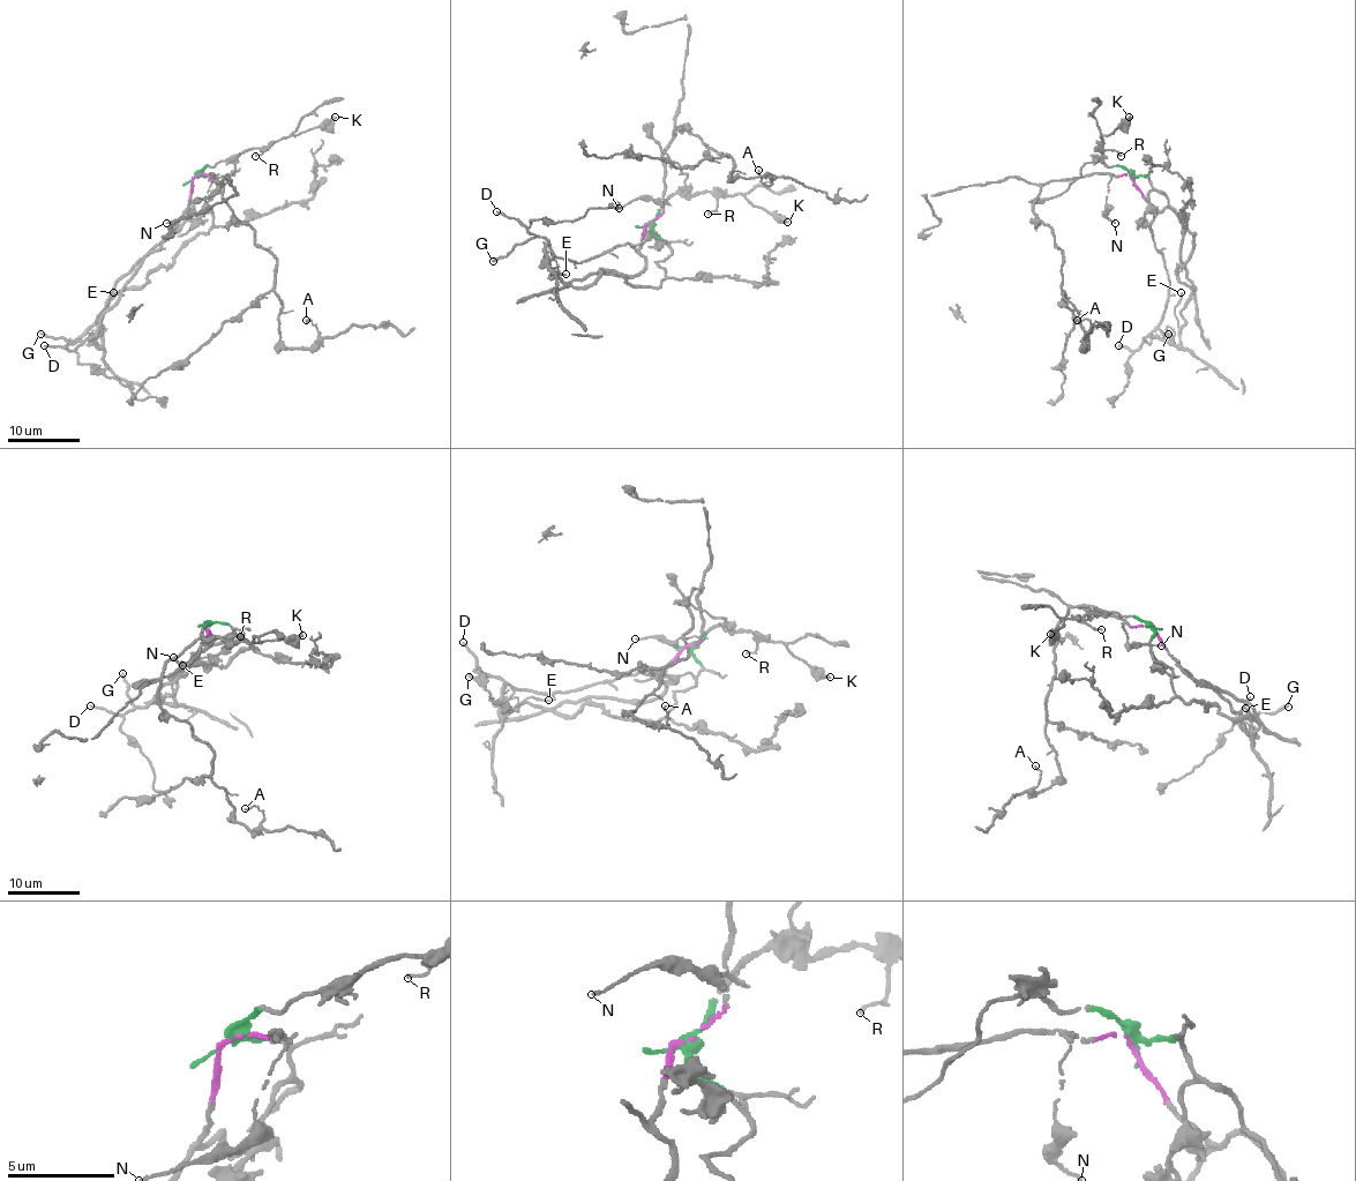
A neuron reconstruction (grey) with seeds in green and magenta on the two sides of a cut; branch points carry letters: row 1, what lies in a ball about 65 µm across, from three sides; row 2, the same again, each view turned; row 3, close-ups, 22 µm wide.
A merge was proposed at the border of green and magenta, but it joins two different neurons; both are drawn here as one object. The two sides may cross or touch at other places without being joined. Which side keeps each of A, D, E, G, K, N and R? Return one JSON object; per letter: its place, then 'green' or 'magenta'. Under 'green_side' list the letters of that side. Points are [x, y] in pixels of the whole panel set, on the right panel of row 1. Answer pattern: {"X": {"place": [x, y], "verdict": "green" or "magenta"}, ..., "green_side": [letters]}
{"A": {"place": [1077, 320], "verdict": "magenta"}, "D": {"place": [1118, 345], "verdict": "magenta"}, "E": {"place": [1181, 292], "verdict": "green"}, "G": {"place": [1168, 334], "verdict": "magenta"}, "K": {"place": [1129, 117], "verdict": "green"}, "N": {"place": [1115, 223], "verdict": "magenta"}, "R": {"place": [1121, 156], "verdict": "green"}, "green_side": ["E", "K", "R"]}

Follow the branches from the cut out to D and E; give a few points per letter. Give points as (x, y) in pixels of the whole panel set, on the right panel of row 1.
D: (1131, 178), (1141, 197), (1156, 211), (1151, 233), (1163, 256), (1169, 301), (1161, 319), (1137, 350), (1118, 345)
E: (1131, 178), (1146, 176), (1193, 233), (1193, 249), (1177, 269), (1193, 292), (1180, 326), (1182, 292)

